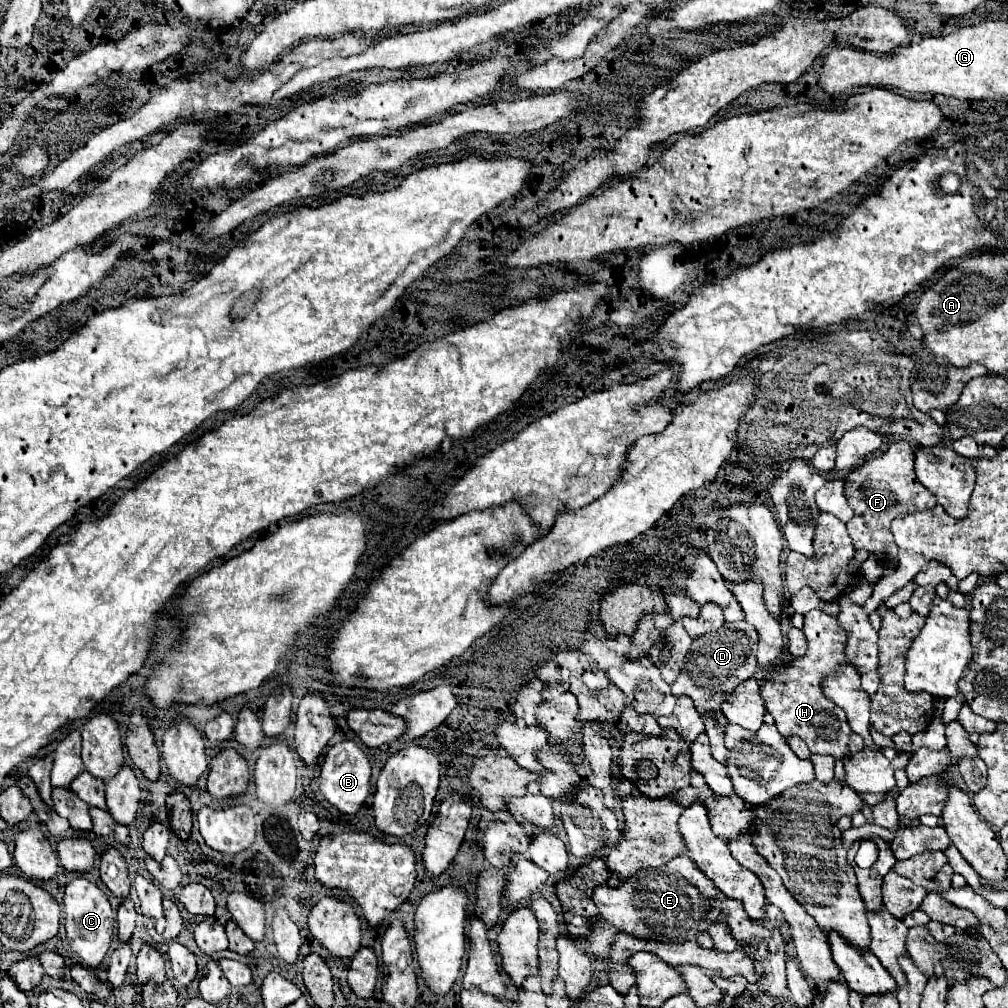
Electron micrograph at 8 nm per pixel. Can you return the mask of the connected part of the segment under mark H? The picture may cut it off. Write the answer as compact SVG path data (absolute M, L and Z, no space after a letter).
M812 610L804 616L804 634L808 638L808 652L804 658L794 658L786 664L786 670L772 672L766 676L766 682L760 686L762 700L766 710L774 716L778 732L782 736L800 736L814 754L830 754L836 760L842 760L848 750L848 738L852 734L846 712L830 702L822 692L822 682L826 676L836 674L842 666L852 666L846 656L848 634L838 624L834 616L828 616L820 610Z

